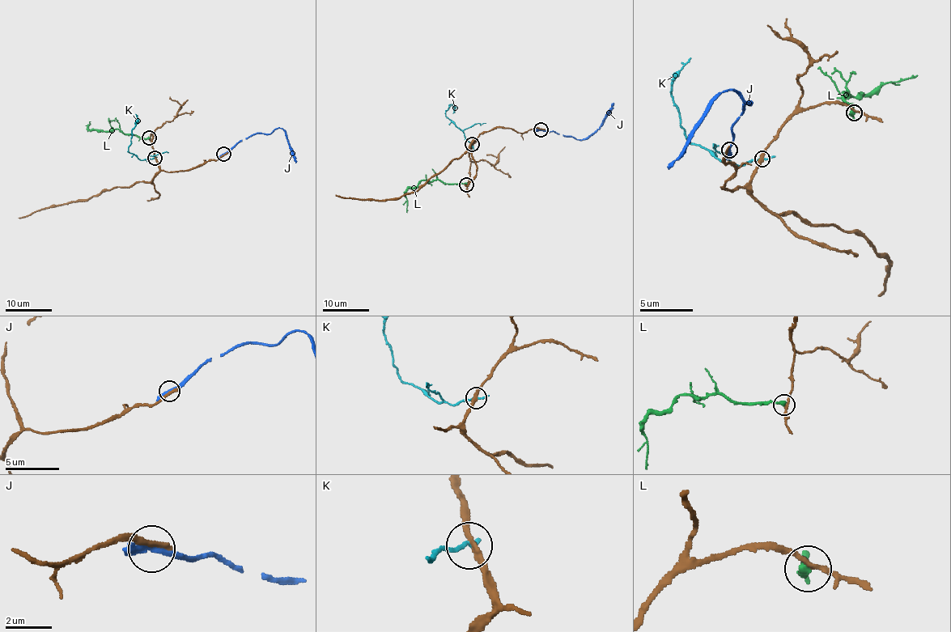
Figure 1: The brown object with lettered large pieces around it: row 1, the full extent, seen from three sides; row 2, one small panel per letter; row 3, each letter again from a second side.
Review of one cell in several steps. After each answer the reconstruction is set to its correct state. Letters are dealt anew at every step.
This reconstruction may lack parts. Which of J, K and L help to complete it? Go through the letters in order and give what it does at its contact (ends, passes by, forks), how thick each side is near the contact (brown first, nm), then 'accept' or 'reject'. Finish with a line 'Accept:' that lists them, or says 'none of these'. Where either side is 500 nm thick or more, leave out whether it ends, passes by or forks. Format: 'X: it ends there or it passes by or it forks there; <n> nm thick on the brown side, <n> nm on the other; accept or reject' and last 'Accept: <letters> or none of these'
J: it passes by; 280 nm thick on the brown side, 200 nm on the other; reject
K: it ends there; 240 nm thick on the brown side, 220 nm on the other; reject
L: it ends there; 190 nm thick on the brown side, 360 nm on the other; reject
Accept: none of these

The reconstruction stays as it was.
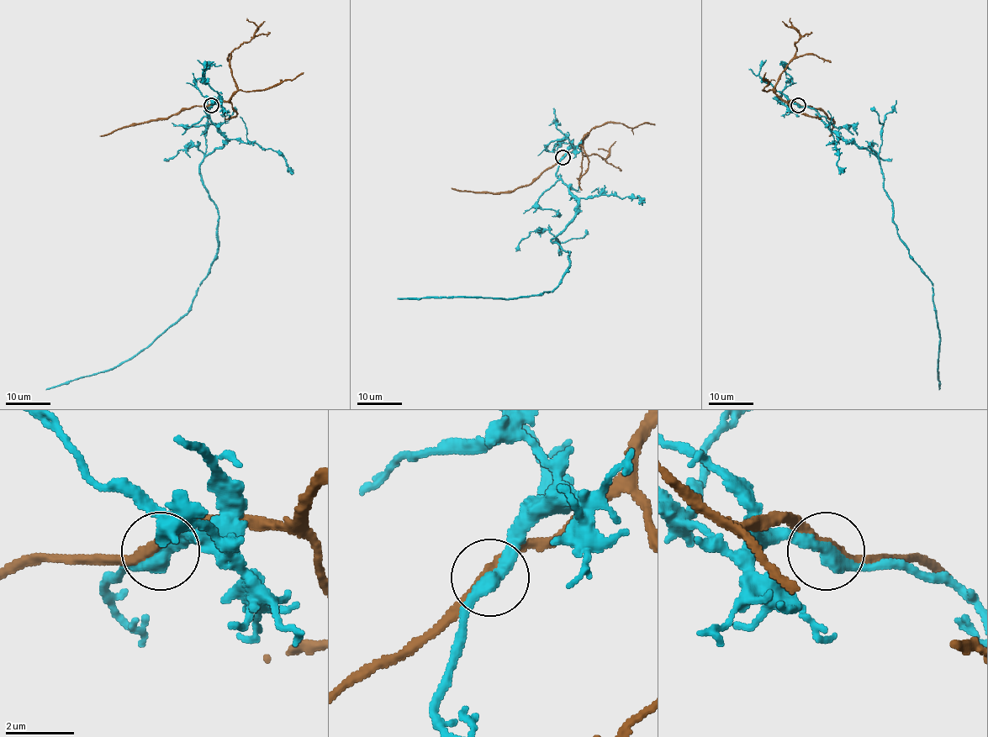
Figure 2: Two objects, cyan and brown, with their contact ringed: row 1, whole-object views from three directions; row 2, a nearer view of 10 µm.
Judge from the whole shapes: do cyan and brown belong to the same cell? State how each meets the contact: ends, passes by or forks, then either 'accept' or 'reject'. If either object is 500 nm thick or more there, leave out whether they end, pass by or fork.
cyan passes by; brown passes by; reject

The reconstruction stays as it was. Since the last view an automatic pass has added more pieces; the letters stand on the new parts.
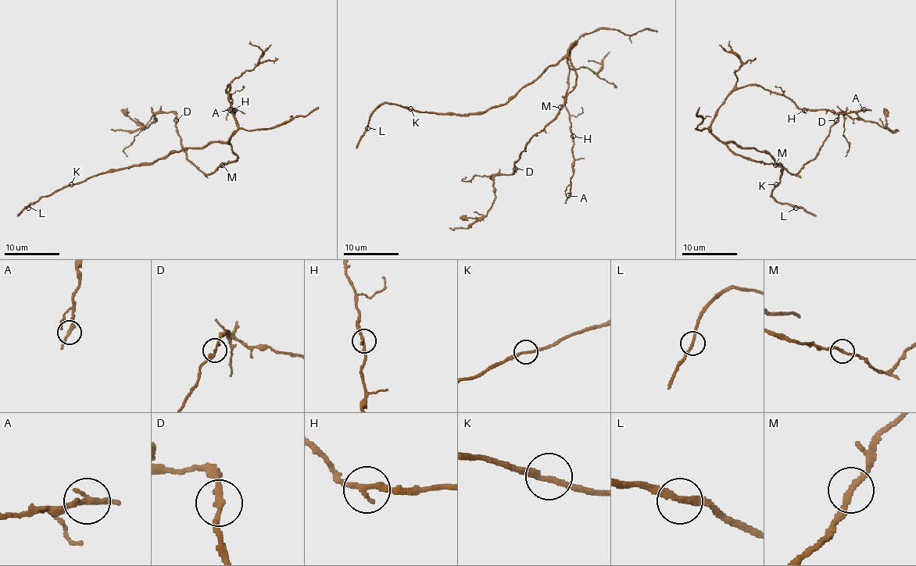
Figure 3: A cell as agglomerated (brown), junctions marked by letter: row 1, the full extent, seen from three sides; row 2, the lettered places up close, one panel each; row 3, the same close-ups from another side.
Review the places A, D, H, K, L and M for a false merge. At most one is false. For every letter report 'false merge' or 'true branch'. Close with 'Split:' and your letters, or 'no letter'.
A: true branch
D: true branch
H: true branch
K: true branch
L: true branch
M: true branch
Split: no letter

